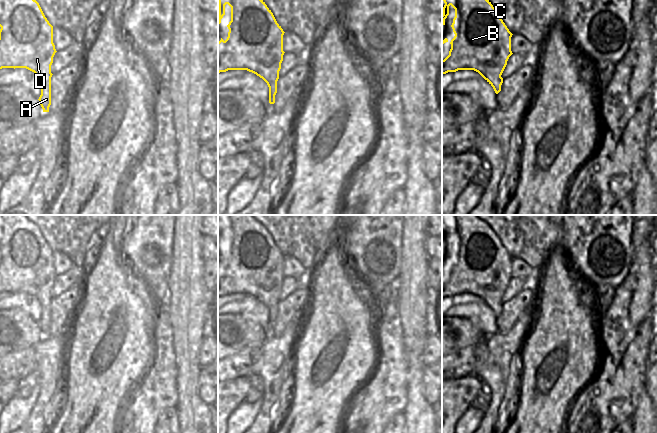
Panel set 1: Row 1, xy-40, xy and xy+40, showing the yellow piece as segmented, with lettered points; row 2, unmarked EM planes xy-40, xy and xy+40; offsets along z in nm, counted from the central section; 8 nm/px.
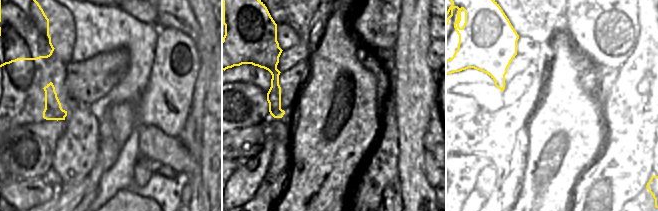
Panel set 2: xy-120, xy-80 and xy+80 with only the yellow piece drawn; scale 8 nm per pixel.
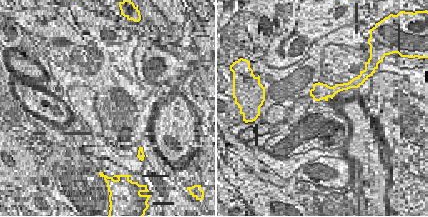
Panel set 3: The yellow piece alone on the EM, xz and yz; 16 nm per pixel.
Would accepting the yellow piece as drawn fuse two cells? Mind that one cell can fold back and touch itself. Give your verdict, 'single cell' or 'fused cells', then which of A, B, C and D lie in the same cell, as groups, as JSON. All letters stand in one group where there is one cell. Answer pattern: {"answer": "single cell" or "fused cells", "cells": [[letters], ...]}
{"answer": "single cell", "cells": [["A", "B", "C", "D"]]}

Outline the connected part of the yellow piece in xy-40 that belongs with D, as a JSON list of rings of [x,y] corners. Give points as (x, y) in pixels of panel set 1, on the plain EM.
[[[0,215],[0,293],[26,292],[34,296],[41,305],[39,327],[43,336],[49,336],[51,329],[51,289],[57,276],[53,267],[53,250],[45,241],[39,227],[26,215]]]

